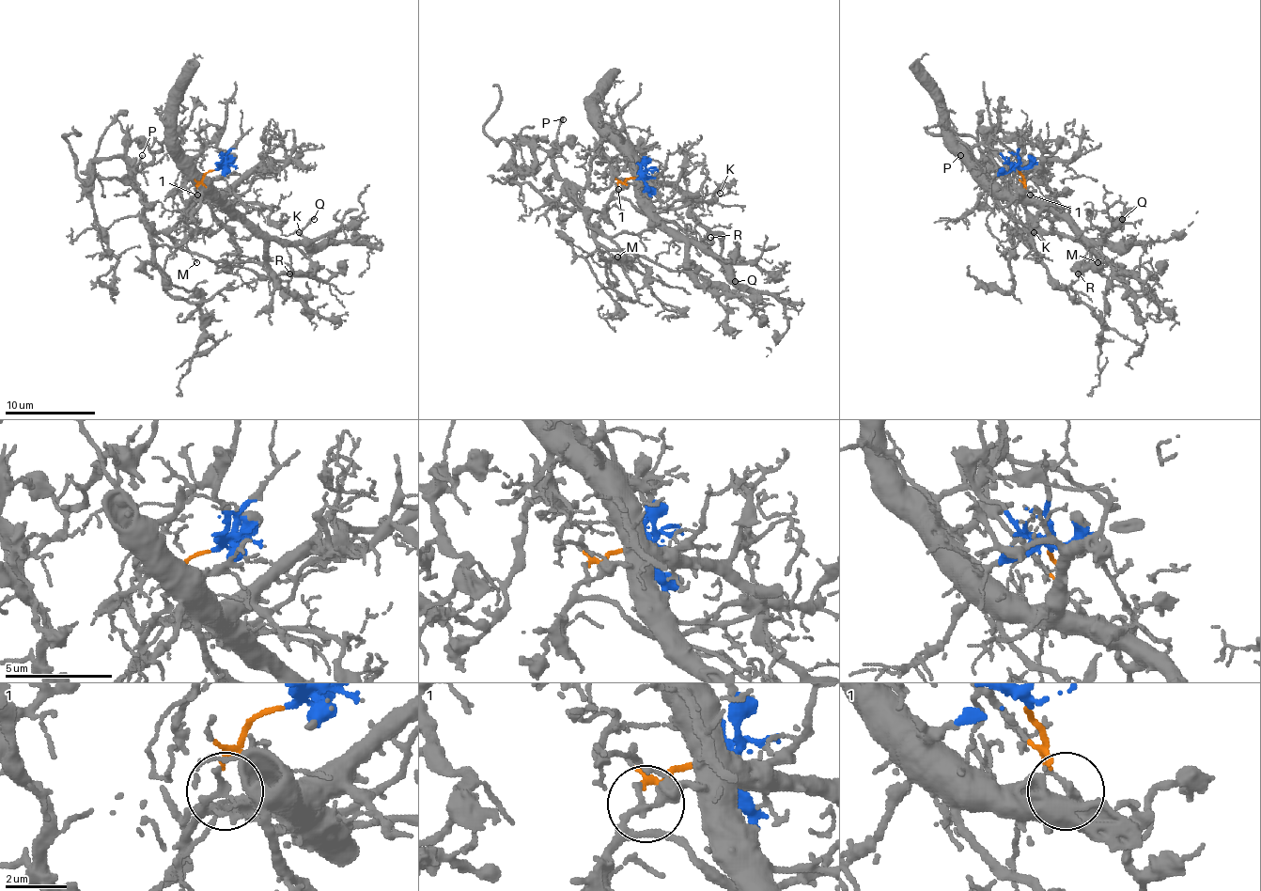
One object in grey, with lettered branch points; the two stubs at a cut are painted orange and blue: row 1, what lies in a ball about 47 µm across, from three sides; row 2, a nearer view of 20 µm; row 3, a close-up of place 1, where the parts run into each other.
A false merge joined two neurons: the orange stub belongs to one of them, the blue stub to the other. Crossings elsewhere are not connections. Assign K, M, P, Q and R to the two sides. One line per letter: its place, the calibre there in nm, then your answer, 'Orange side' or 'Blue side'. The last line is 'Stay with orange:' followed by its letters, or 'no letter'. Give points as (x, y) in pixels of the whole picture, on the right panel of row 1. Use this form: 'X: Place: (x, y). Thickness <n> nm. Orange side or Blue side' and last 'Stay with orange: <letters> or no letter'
K: Place: (1034, 232). Thickness 110 nm. Blue side
M: Place: (1097, 262). Thickness 80 nm. Orange side
P: Place: (960, 155). Thickness 100 nm. Orange side
Q: Place: (1122, 219). Thickness 70 nm. Blue side
R: Place: (1078, 273). Thickness 120 nm. Blue side
Stay with orange: M, P

